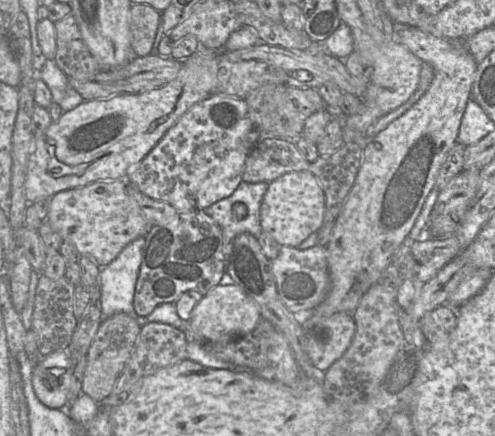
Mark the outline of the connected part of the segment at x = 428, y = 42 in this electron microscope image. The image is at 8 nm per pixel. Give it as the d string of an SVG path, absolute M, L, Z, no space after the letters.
M396 26L396 39L422 62L430 64L434 76L418 102L366 142L354 185L334 223L331 239L326 247L330 290L313 310L315 314L330 316L337 312L348 312L353 315L363 295L383 277L392 255L409 235L428 194L435 187L441 165L457 142L461 119L472 95L478 64L464 46L463 40L438 38L410 26Z

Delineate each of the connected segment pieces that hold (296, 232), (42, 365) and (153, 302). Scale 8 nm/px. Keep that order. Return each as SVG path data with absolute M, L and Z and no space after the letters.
M292 171L269 183L260 208L260 223L280 245L297 247L324 224L326 197L318 178L309 171Z
M68 351L50 353L33 366L33 390L37 398L48 408L66 408L72 378L73 363Z
M204 210L179 213L171 222L149 227L142 251L142 262L134 294L134 309L140 316L149 315L159 304L176 303L181 294L196 290L205 295L219 285L226 273L223 235L220 225Z

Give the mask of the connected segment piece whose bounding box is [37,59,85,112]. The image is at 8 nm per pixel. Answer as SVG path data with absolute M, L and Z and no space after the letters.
M47 59L43 68L37 73L37 78L44 81L52 94L52 100L63 112L75 109L85 100L69 84L69 78L58 67L54 60Z

